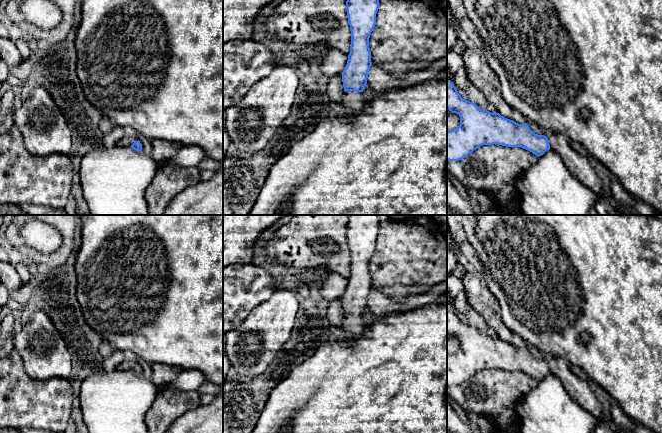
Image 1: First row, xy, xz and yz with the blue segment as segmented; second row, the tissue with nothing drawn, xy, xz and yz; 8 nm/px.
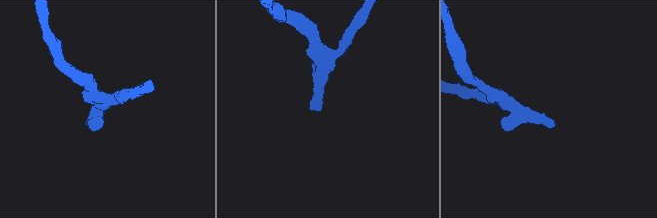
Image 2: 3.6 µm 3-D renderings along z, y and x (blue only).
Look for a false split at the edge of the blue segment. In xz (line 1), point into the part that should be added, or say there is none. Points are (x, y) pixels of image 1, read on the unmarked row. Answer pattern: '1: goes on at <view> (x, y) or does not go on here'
1: goes on at xz (352, 324)

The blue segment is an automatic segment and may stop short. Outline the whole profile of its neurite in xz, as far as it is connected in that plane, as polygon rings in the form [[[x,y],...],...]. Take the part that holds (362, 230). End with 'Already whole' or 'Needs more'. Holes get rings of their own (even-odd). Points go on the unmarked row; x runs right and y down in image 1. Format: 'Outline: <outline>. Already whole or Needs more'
Outline: [[[350,215],[346,225],[351,268],[347,288],[341,297],[345,315],[342,328],[355,337],[366,328],[362,316],[372,289],[369,262],[376,249],[379,223],[378,215]]]. Needs more

